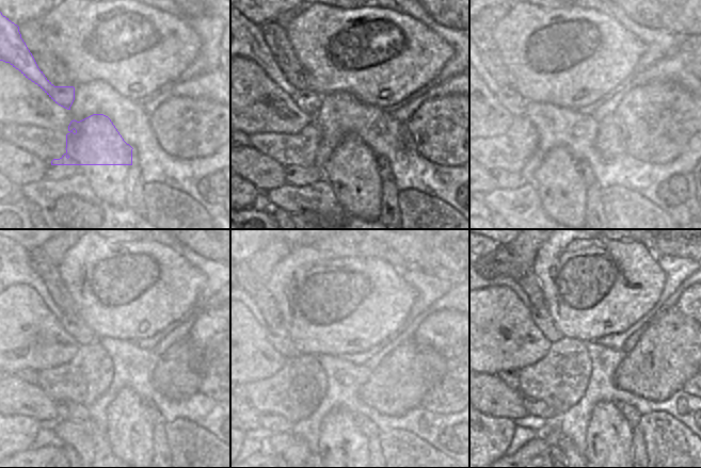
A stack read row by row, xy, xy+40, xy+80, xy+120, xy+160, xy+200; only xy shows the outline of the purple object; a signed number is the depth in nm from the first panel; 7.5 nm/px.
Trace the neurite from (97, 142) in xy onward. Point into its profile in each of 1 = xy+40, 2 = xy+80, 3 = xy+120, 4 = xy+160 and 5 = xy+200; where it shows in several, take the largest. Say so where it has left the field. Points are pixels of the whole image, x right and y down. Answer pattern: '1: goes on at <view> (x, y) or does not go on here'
1: goes on at xy+40 (351, 150)
2: goes on at xy+80 (591, 156)
3: goes on at xy+120 (126, 396)
4: goes on at xy+160 (369, 435)
5: goes on at xy+200 (609, 437)

